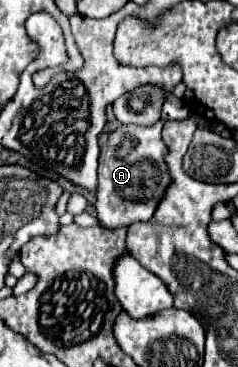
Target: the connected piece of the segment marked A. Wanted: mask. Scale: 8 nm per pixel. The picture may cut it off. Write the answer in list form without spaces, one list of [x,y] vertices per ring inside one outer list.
[[[164,121],[148,127],[120,125],[114,133],[102,139],[96,191],[96,211],[100,225],[116,229],[122,225],[132,225],[134,221],[148,221],[150,215],[154,215],[170,181],[164,163],[166,147],[160,139],[162,125]]]

